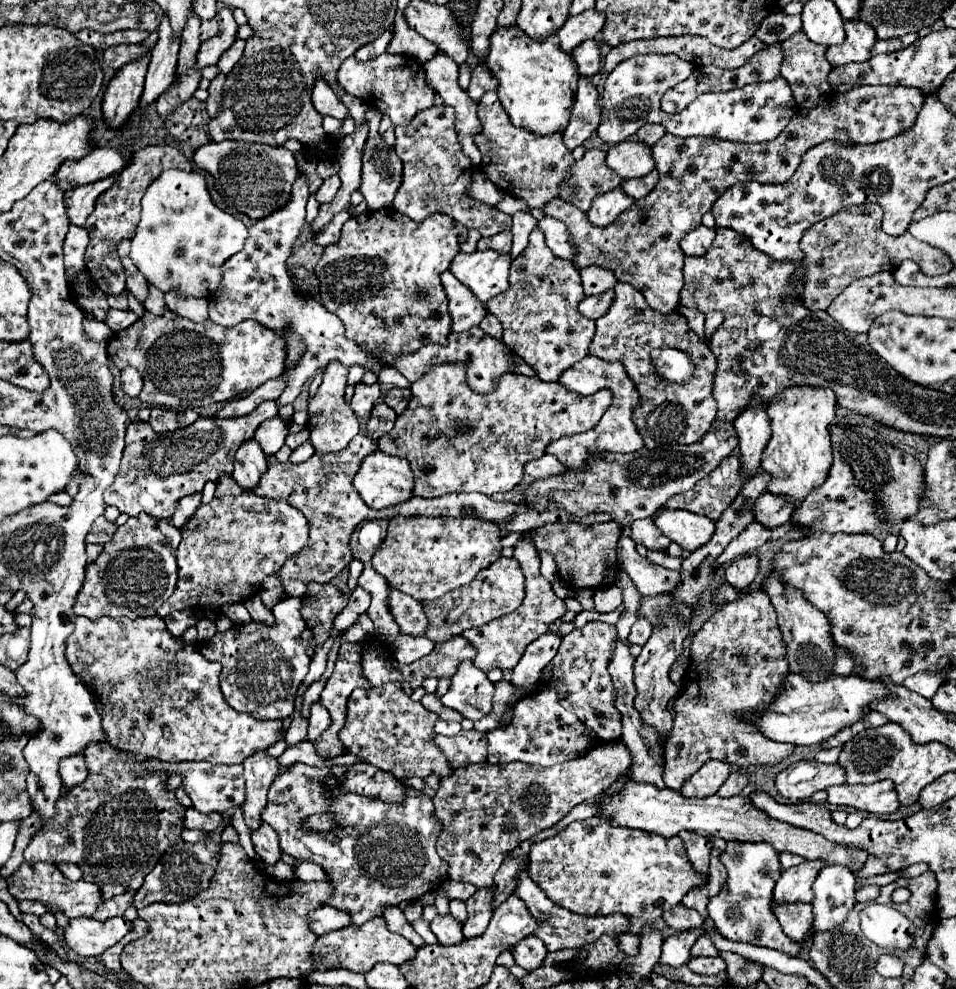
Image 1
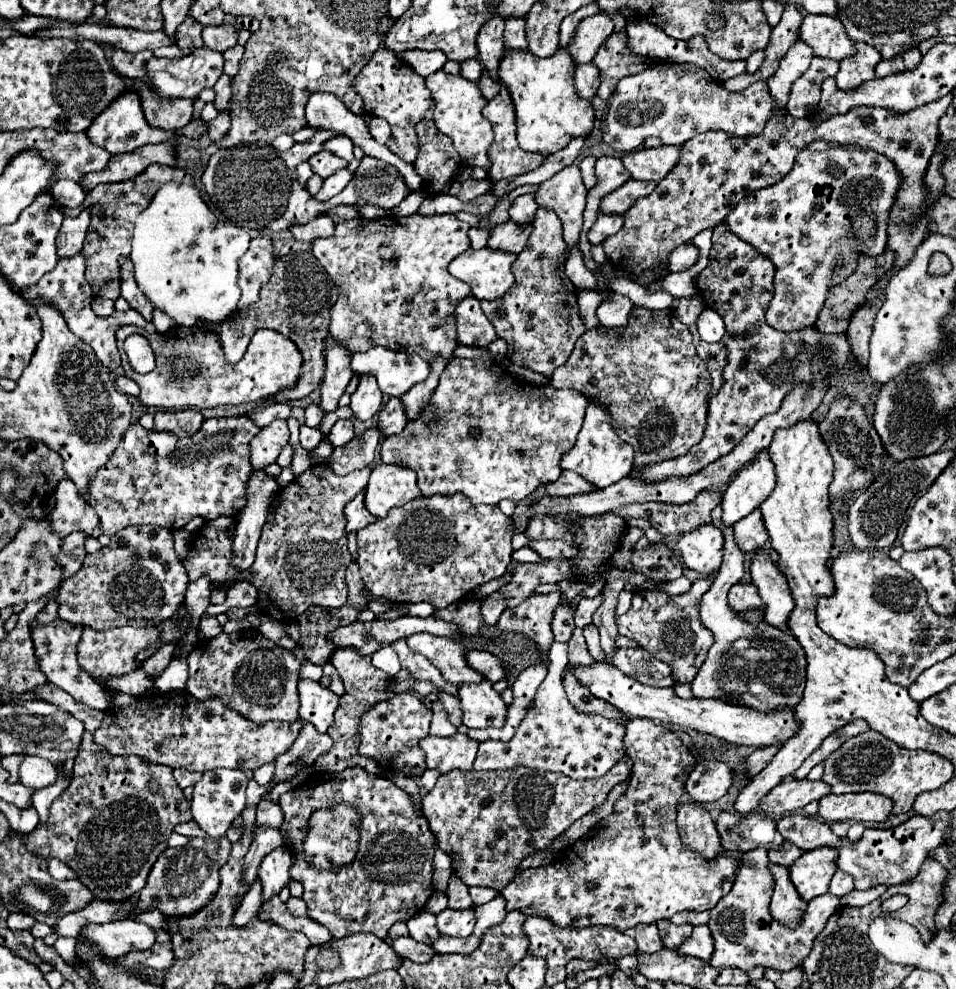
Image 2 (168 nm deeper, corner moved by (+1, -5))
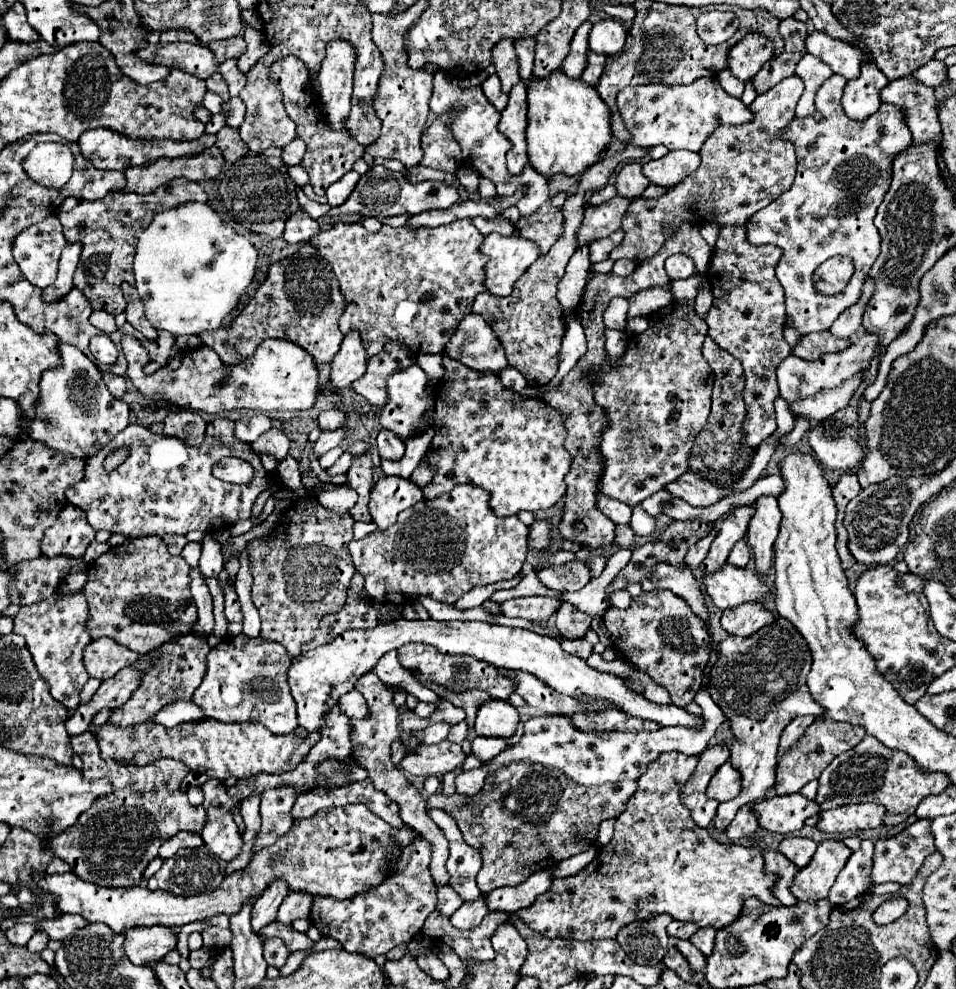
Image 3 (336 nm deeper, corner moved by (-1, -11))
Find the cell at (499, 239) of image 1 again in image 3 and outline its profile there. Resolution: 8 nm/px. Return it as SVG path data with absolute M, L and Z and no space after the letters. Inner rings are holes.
M544 203L534 215L518 219L516 235L534 241L540 253L546 253L558 235L562 235L562 213L550 203Z

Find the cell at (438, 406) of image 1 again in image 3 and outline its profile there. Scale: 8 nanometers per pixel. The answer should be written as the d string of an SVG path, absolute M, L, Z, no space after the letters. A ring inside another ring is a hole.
M444 357L444 369L446 373L434 389L436 417L432 427L436 433L422 459L434 469L432 481L422 487L424 499L436 499L438 495L452 491L456 485L466 483L490 493L490 509L498 517L516 515L520 509L538 511L552 507L566 491L564 475L570 469L570 453L566 453L564 447L564 415L542 399L522 397L504 387L498 375L492 375L490 371L482 375L450 357Z

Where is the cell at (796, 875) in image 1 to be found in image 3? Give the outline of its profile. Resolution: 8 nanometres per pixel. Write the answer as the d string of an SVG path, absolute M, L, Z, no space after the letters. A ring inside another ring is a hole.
M822 841L812 861L796 873L790 891L798 901L826 899L850 853L852 851L842 841Z

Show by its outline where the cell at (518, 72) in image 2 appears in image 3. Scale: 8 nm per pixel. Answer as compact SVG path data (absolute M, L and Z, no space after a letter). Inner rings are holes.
M562 69L544 79L530 77L528 91L528 127L526 143L530 165L544 177L558 173L576 175L594 165L610 143L610 111L598 91L582 79L568 77Z

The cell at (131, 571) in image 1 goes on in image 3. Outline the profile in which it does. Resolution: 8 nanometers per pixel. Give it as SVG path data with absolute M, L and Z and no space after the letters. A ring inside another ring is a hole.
M146 535L138 539L128 539L122 545L110 547L102 557L98 557L90 567L88 567L88 581L86 589L82 591L88 599L88 633L92 639L100 637L110 637L118 645L128 647L130 651L136 653L148 653L168 639L180 635L180 633L190 633L192 625L196 621L196 603L190 595L190 577L188 577L190 565L178 555L170 555L166 549L166 543L158 535Z

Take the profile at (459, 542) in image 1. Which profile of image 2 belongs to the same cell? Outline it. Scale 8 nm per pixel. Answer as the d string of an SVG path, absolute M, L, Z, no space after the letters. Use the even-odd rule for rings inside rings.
M460 493L418 497L404 507L390 509L384 519L366 525L358 531L358 565L364 585L374 597L384 597L392 603L432 603L434 607L448 607L468 595L474 587L498 579L506 573L512 559L514 519L506 517L498 507L472 505Z

